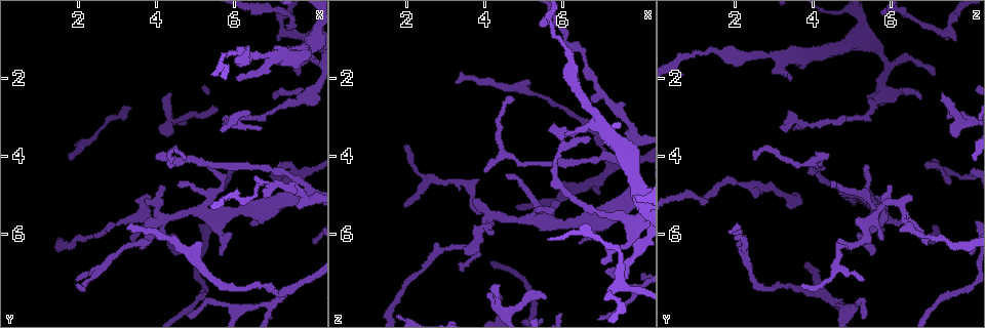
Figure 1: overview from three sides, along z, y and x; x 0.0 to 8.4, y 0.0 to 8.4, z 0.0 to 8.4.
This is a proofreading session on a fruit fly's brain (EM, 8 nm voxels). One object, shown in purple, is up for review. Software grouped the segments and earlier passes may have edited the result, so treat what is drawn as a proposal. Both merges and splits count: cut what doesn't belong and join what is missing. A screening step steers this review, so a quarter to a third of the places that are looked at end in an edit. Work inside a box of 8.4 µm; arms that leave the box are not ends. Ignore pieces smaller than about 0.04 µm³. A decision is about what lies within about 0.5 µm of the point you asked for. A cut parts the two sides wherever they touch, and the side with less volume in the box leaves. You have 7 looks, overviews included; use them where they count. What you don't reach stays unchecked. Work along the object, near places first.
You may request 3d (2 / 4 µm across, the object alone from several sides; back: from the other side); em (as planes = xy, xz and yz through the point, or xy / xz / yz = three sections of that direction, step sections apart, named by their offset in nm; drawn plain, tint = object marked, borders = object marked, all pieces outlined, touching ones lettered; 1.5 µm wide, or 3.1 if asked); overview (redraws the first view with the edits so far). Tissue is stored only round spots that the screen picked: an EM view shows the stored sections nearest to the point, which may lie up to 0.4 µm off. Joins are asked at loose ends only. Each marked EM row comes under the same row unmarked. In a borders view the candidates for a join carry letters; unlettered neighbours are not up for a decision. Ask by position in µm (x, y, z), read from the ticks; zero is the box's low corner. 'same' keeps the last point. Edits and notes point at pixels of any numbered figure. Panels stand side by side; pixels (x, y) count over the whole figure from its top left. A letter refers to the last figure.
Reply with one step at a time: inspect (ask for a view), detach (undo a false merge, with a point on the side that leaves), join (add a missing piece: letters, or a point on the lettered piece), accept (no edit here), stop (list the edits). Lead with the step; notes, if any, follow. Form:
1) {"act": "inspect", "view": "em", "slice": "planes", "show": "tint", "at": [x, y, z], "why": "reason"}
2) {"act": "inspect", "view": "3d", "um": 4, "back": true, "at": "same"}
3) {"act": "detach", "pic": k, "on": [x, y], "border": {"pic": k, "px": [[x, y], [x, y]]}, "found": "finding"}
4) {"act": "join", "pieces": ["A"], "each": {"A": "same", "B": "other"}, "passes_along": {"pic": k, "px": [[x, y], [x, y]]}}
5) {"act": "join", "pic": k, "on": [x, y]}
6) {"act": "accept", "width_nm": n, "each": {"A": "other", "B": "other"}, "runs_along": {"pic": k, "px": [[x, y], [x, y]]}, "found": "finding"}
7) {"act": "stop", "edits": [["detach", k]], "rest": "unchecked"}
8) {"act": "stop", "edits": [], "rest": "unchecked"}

{"act": "inspect", "view": "3d", "um": 2, "at": [6.70, 3.30, 3.55]}

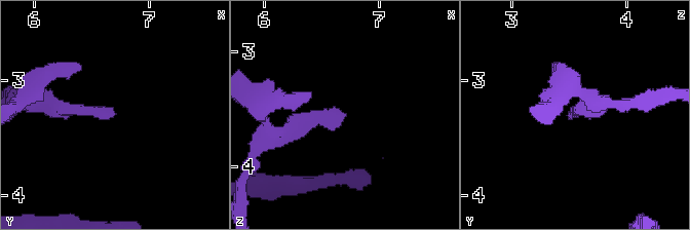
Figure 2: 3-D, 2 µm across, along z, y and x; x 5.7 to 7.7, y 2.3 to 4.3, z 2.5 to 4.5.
{"act": "inspect", "view": "em", "slice": "planes", "show": "tint", "at": [6.70, 3.28, 3.56]}

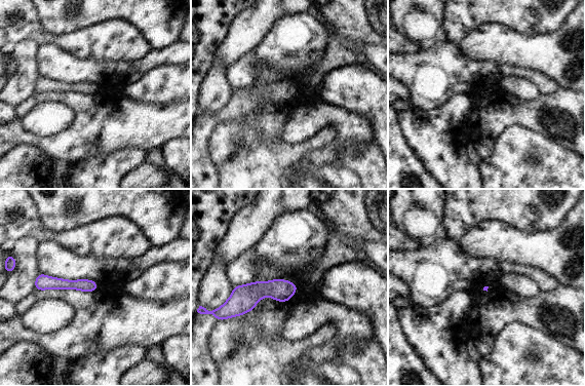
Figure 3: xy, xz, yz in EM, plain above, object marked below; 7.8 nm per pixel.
{"act": "inspect", "view": "em", "slice": "planes", "show": "borders", "at": "same", "why": "what lies round it"}

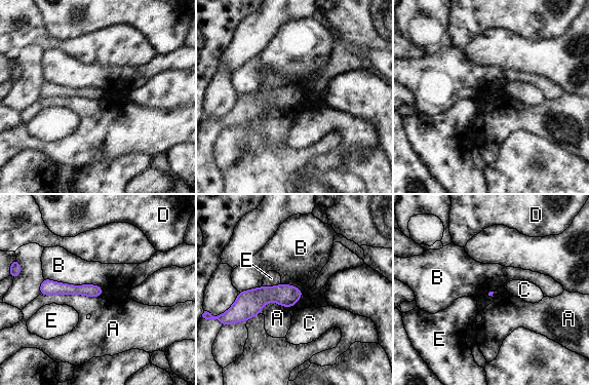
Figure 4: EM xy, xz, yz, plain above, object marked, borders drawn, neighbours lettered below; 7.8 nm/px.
{"act": "accept", "each": {"A": "other", "B": "other", "C": "other", "D": "other", "E": "other"}, "border": {"pic": 4, "px": [[44, 277], [103, 289]]}, "found": "no lettered piece goes on from it"}

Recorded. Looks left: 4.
{"act": "inspect", "view": "3d", "um": 2, "at": [4.70, 4.05, 2.50], "why": "tapers out"}

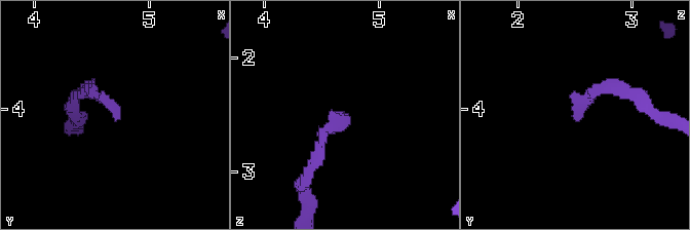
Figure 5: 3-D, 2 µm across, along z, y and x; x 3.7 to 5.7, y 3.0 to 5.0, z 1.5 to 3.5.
{"act": "inspect", "view": "em", "slice": "planes", "show": "tint", "at": [4.74, 4.10, 2.52], "why": "shape alone is not enough"}

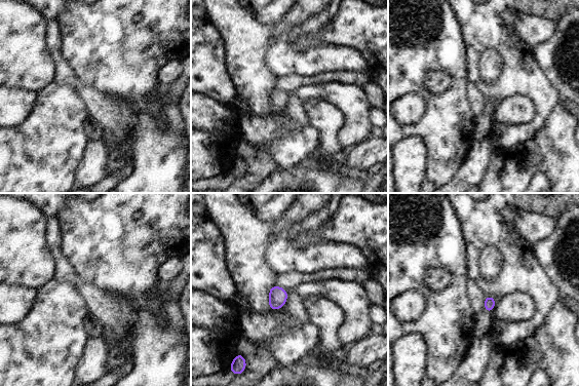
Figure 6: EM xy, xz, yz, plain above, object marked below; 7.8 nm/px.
{"act": "inspect", "view": "em", "slice": "planes", "show": "borders", "at": "same"}

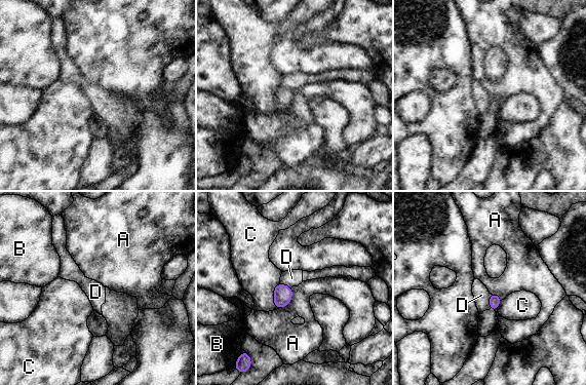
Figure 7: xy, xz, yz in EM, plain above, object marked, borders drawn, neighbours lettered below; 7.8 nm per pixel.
{"act": "accept", "each": {"A": "other", "B": "other", "C": "other", "D": "other"}, "found": "none of them fits"}

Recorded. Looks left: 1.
{"act": "stop", "edits": [], "rest": "unchecked"}

